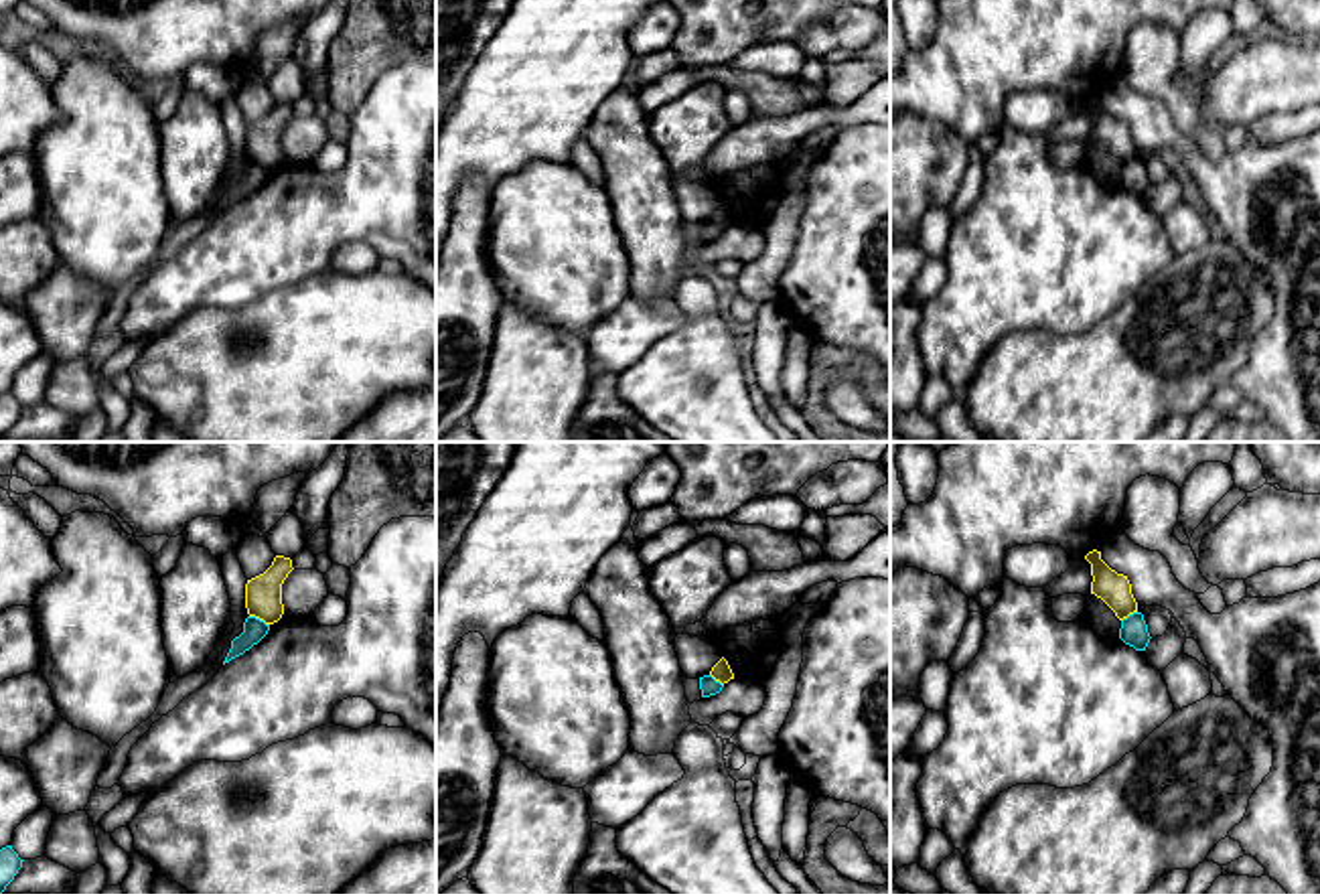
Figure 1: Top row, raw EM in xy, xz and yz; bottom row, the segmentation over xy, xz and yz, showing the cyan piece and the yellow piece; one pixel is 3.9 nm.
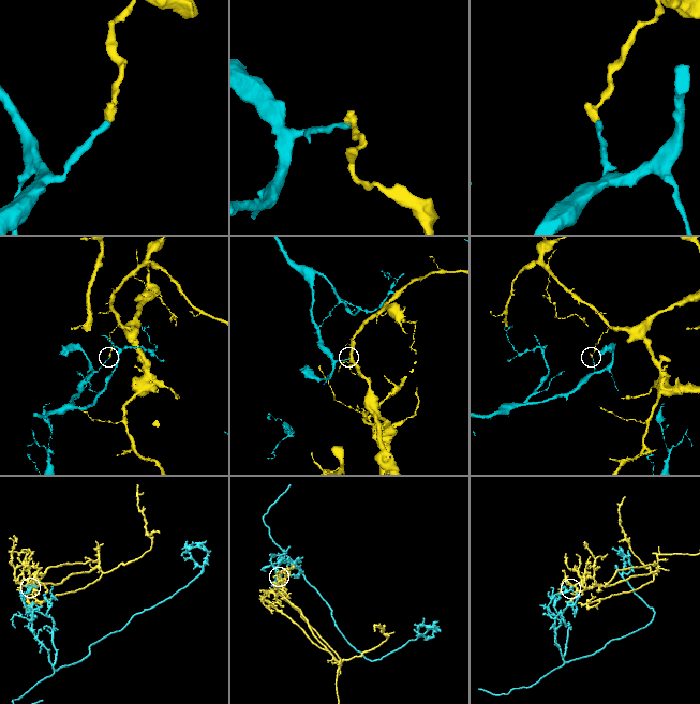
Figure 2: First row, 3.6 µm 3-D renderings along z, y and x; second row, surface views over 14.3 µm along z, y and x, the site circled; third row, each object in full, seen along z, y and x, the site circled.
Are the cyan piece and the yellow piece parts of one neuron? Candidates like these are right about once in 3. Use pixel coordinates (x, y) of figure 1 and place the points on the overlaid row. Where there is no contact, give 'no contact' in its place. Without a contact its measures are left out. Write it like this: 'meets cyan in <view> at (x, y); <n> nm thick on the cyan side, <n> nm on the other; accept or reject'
meets cyan in xy at (258, 619); 90 nm thick on the cyan side, 140 nm on the other; reject

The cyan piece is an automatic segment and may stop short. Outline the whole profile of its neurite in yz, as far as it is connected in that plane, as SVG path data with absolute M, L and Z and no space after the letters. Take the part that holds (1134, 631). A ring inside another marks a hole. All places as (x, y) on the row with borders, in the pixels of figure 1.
M1133 612L1121 620L1119 639L1135 651L1146 651L1152 637L1142 612Z

